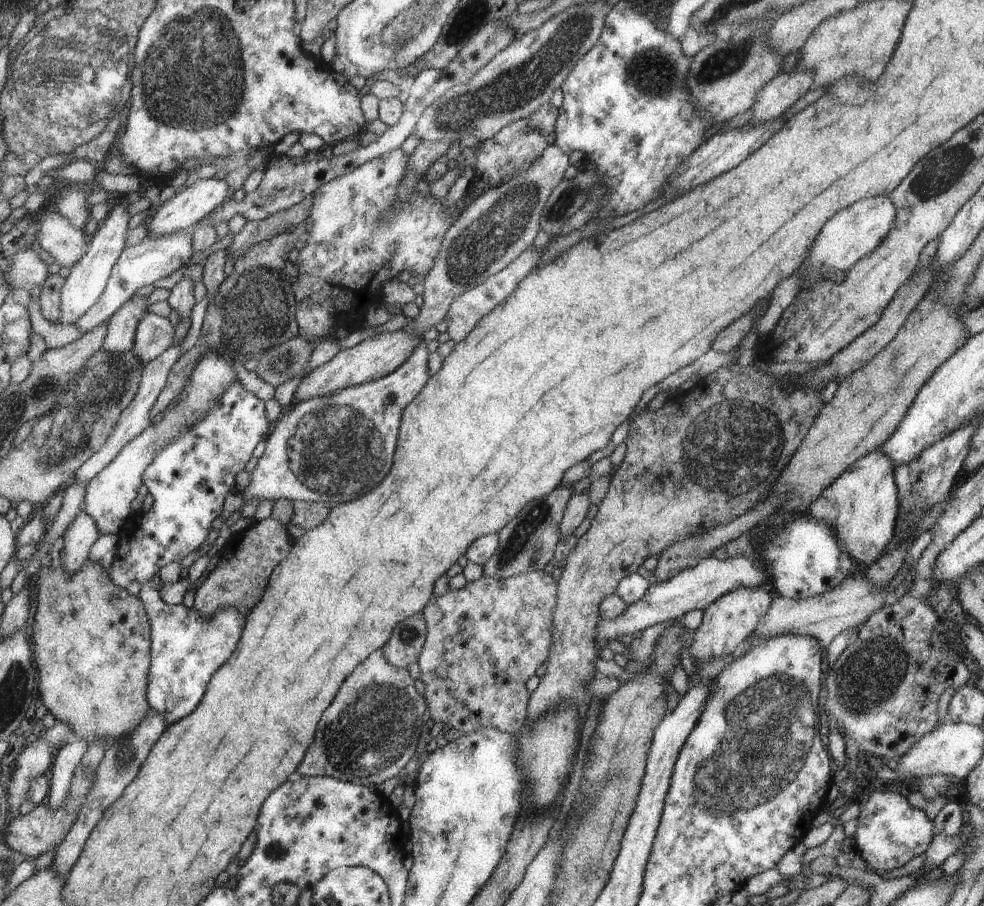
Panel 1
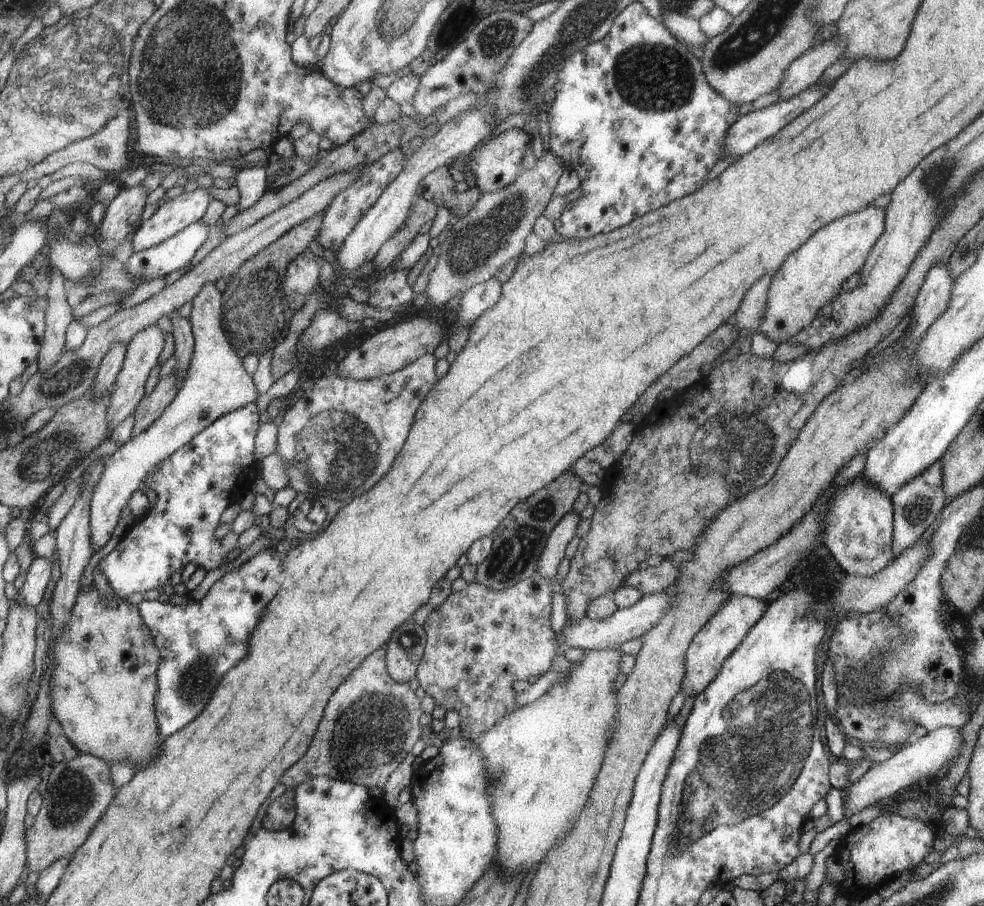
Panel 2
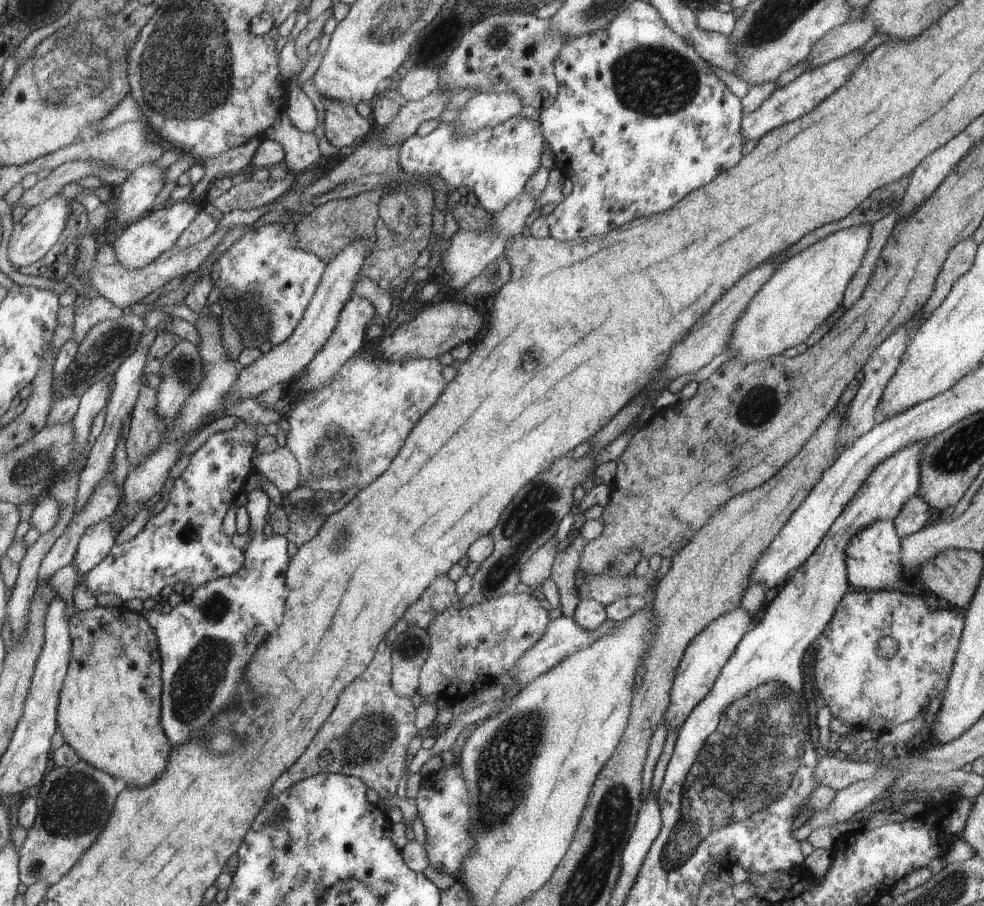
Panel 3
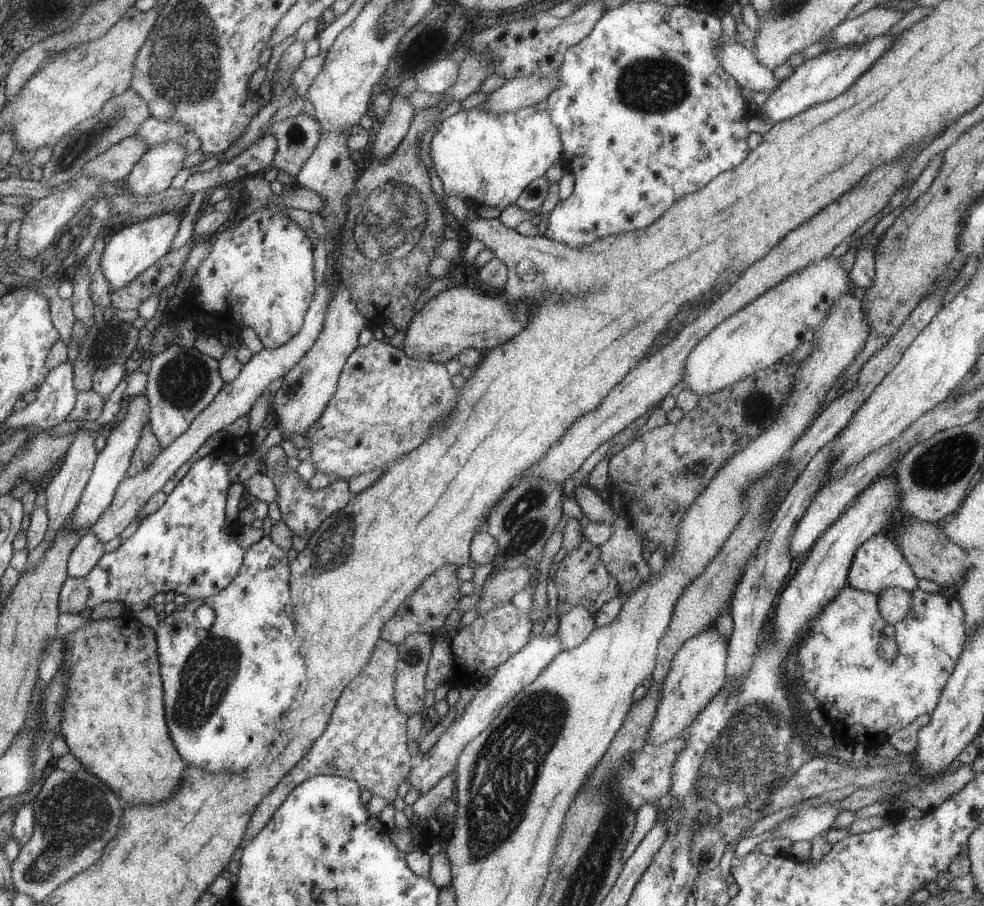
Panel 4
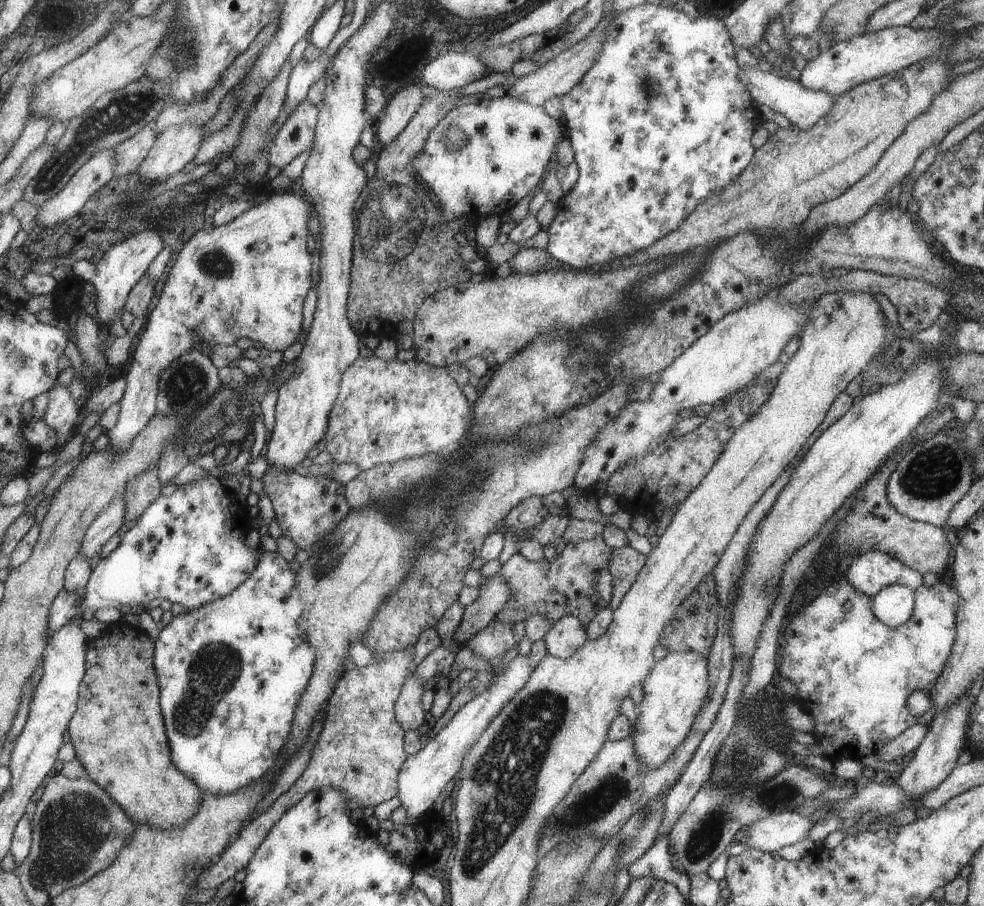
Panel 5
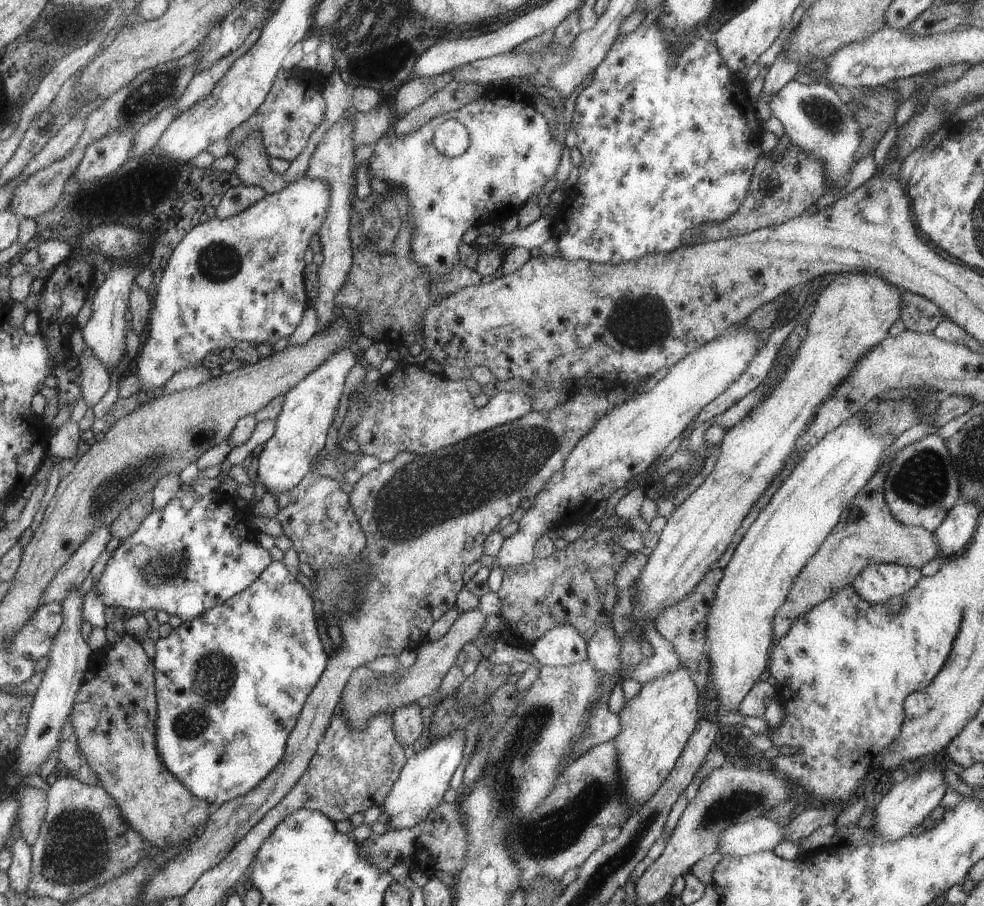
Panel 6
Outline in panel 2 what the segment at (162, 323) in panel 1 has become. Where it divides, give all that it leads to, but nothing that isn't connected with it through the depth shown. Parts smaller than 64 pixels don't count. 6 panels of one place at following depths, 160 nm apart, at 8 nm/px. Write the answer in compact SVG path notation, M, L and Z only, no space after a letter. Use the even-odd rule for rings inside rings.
M154 325L140 331L131 340L131 343L127 344L126 356L111 390L108 403L109 438L111 432L135 412L140 401L144 398L144 383L148 378L148 374L152 372L152 368L157 365L158 359L162 356L164 348L166 348L166 341L166 334Z

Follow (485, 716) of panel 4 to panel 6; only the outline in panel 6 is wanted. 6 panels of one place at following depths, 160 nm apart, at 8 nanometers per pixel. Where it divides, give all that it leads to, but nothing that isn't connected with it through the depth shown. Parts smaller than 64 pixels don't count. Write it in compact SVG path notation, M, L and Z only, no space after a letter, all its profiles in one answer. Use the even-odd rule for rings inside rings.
M465 729L441 739L434 739L427 748L408 759L400 771L400 778L396 780L390 794L380 806L381 812L386 812L390 818L390 829L411 829L426 819L428 813L443 801L449 782L462 762L466 742L464 732Z

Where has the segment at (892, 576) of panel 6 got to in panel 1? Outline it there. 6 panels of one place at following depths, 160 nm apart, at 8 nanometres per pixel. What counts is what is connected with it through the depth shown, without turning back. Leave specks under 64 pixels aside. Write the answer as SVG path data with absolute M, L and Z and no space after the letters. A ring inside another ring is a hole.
M879 450L872 451L864 458L858 460L854 466L843 472L818 500L811 504L807 512L809 516L819 521L824 521L831 526L841 549L848 553L854 563L860 567L870 567L878 562L885 552L888 543L895 538L895 527L899 516L899 487L895 484L895 471L891 460Z

